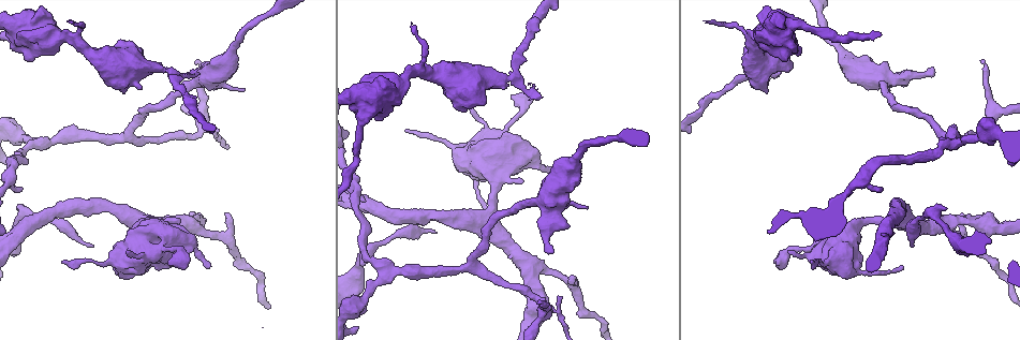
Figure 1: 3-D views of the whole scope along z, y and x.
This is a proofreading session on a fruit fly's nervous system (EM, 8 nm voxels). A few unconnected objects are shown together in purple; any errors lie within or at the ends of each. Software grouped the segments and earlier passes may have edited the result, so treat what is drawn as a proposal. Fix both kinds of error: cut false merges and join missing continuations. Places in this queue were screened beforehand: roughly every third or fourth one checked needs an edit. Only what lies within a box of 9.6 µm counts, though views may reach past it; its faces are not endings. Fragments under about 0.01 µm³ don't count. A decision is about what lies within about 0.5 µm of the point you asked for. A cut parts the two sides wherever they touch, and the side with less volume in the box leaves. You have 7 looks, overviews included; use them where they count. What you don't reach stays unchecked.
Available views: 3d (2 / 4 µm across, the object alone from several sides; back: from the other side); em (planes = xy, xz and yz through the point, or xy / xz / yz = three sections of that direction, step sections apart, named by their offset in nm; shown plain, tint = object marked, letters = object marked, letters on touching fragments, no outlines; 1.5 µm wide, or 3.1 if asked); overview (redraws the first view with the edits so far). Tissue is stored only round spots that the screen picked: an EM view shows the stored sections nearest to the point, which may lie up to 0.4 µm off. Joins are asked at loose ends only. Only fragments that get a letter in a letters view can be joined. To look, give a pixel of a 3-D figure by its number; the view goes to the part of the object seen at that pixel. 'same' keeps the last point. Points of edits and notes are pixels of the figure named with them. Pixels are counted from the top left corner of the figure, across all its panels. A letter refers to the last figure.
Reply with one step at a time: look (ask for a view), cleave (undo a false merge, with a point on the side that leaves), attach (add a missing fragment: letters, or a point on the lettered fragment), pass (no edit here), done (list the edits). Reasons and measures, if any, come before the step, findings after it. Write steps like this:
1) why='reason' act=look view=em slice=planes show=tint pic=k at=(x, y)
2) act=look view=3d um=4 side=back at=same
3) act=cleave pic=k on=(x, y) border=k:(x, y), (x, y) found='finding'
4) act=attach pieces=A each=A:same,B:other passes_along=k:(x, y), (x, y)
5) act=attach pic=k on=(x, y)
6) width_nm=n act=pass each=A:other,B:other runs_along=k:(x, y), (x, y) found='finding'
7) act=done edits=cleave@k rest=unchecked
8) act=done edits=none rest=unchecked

why='branch stops here' act=look view=em slice=planes show=tint pic=1 at=(210, 264)

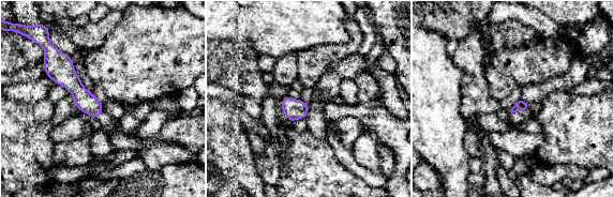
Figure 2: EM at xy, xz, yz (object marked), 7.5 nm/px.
act=look view=em slice=planes show=letters at=same

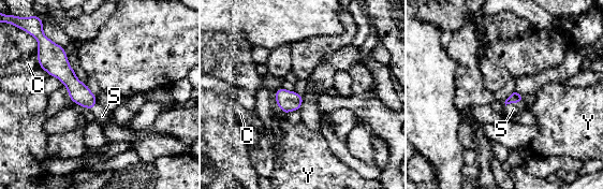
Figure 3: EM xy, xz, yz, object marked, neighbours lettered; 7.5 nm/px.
act=attach pieces=S each=C:other,S:same,Y:other passes_along=3:(514, 97), (514, 102), (513, 108) found='the neuron continues'

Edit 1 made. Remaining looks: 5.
why='redraw' act=look view=overview

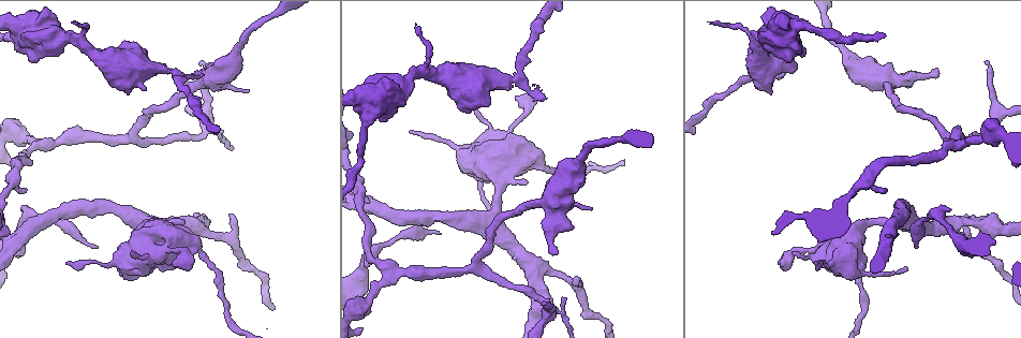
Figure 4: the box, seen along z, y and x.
why='branch stops here' act=look view=em slice=xz step=8 show=letters pic=4 at=(543, 96)

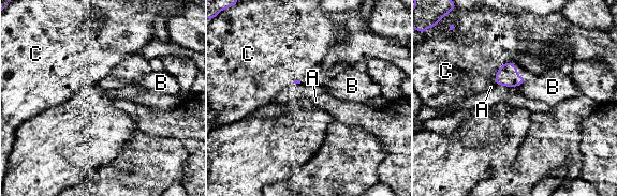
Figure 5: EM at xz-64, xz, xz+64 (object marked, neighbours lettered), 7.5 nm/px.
why='cut it another way' act=look view=em slice=planes show=letters at=same

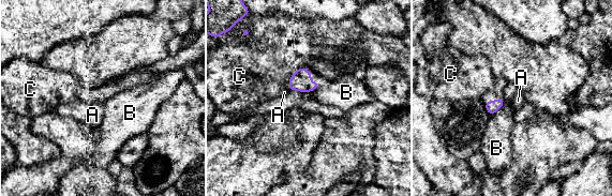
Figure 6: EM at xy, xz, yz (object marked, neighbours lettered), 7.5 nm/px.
longest_contact=C:220nm act=pass each=A:other,B:other,C:other border=6:(304, 66), (292, 74), (287, 89) found='none of them fits'

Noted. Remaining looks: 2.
act=done edits=attach@3 rest=unchecked

